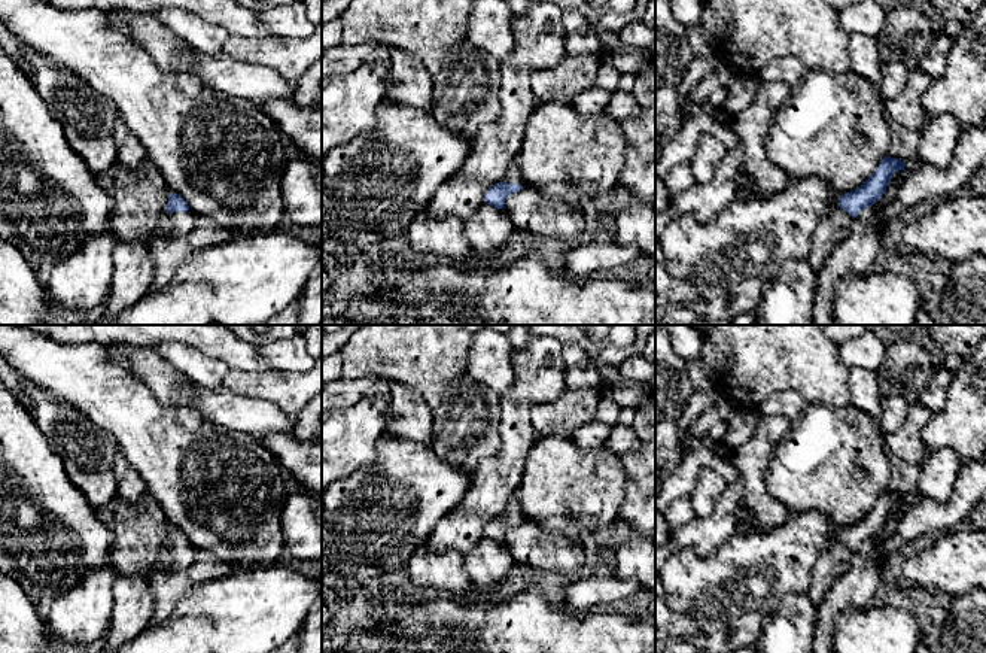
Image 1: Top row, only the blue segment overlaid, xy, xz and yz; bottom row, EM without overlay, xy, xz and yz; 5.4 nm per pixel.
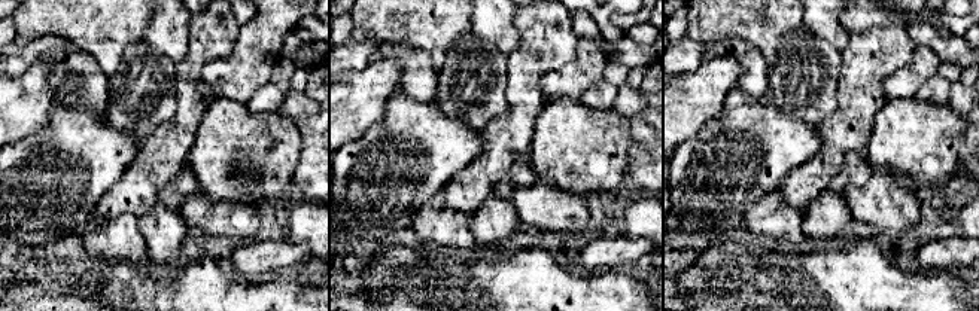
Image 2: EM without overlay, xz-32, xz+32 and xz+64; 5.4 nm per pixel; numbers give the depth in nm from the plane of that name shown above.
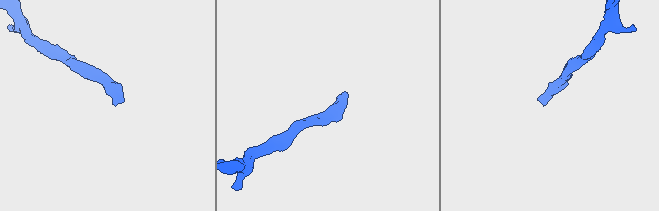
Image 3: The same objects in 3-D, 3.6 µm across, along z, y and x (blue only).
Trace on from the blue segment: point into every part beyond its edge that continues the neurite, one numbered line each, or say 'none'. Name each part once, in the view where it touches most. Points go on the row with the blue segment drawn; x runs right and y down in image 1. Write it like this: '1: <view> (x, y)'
1: xz (513, 175)

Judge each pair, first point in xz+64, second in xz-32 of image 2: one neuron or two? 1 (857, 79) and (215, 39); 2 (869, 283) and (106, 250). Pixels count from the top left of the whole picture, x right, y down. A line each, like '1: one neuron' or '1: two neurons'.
1: one neuron
2: two neurons

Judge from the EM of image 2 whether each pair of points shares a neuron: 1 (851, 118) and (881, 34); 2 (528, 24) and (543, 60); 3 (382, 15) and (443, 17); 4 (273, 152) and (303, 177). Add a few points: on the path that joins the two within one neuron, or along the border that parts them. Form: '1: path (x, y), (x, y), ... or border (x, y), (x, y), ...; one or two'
1: path (859, 97), (860, 75), (869, 55); one
2: path (537, 33), (543, 39), (543, 51); one
3: path (397, 17), (428, 17); one
4: border (301, 136), (300, 158), (291, 182); two

